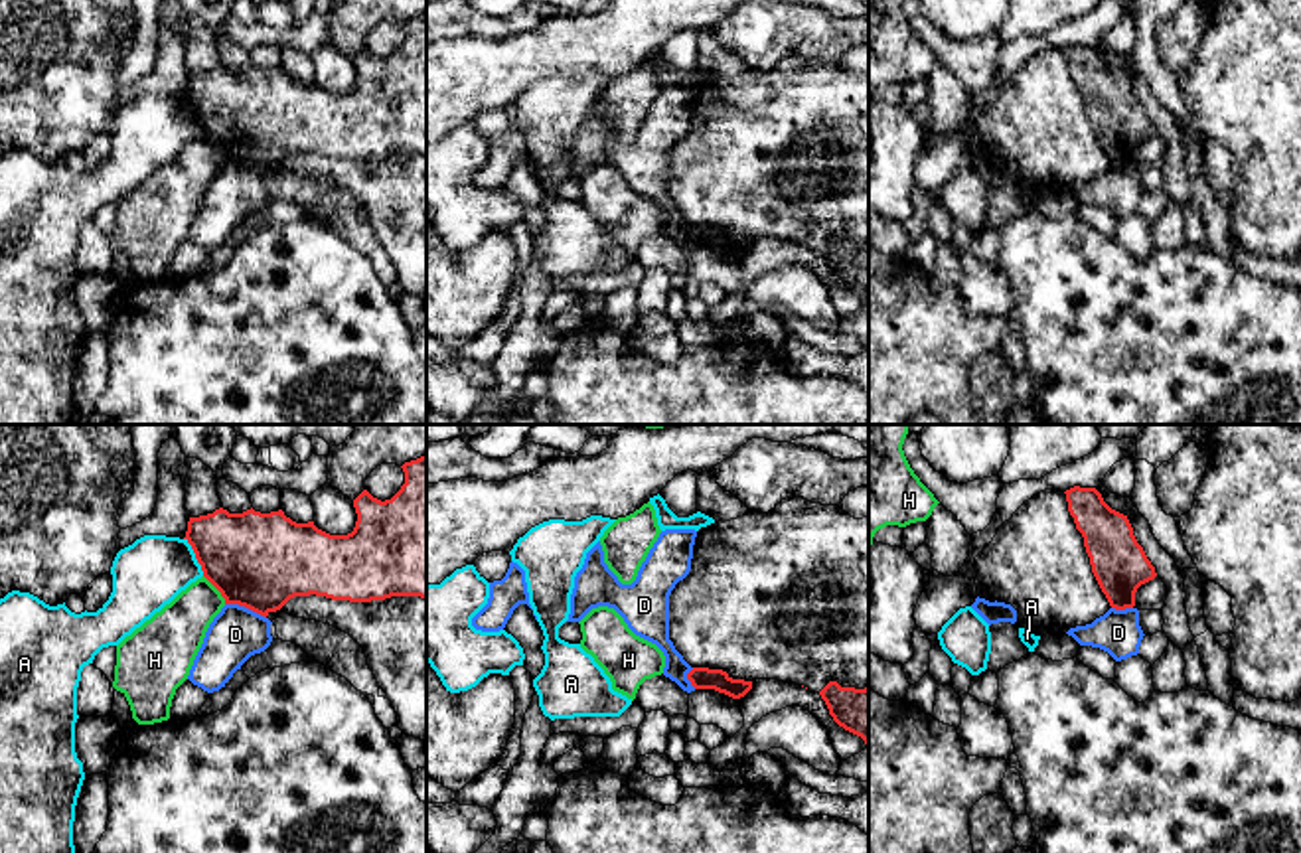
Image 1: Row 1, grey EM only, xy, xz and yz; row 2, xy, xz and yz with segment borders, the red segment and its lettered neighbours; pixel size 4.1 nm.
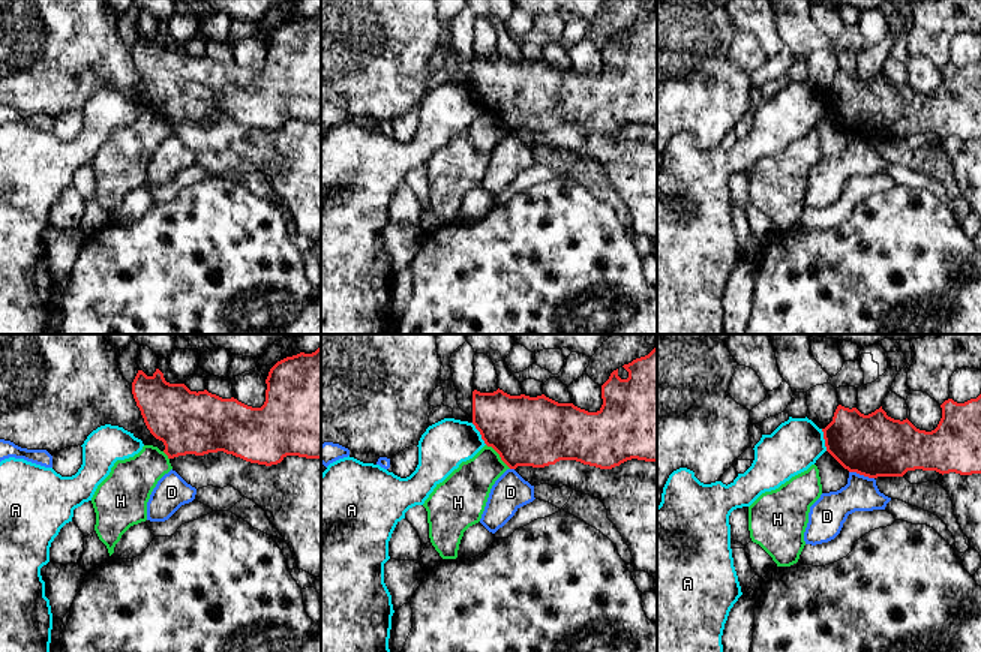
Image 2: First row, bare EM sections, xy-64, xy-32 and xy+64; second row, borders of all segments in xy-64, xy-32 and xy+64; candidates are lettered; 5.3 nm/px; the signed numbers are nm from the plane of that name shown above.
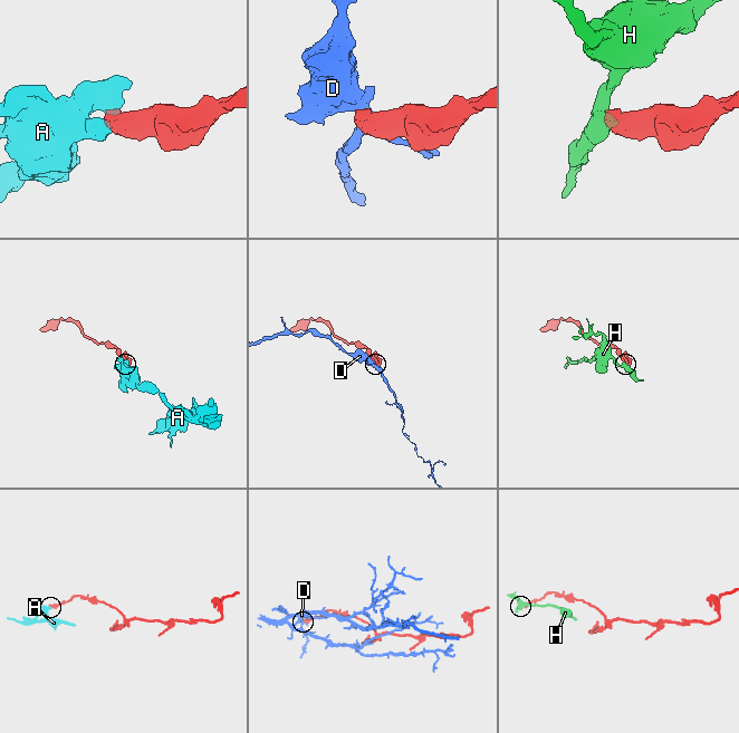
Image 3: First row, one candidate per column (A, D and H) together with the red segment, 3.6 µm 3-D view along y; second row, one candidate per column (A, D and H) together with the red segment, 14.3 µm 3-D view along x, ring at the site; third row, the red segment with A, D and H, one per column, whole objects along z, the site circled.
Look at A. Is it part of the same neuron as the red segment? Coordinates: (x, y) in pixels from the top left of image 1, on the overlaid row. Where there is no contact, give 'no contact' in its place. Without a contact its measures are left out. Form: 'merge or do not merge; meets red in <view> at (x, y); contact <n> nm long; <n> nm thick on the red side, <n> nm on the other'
do not merge; meets red in xy at (196, 557); contact 180 nm long; 380 nm thick on the red side, 280 nm on the other

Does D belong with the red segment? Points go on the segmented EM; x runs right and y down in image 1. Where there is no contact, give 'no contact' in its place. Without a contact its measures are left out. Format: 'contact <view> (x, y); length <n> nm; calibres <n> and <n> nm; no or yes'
contact xy (245, 607); length 180 nm; calibres 380 and 220 nm; no

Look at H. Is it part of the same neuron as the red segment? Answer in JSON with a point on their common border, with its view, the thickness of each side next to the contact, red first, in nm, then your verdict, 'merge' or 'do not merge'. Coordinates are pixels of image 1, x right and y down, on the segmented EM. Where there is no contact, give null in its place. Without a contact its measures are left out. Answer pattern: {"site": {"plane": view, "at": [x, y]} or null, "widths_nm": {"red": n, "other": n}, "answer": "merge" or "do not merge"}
{"site": {"plane": "xy", "at": [216, 587]}, "widths_nm": {"red": 380, "other": 220}, "answer": "do not merge"}

